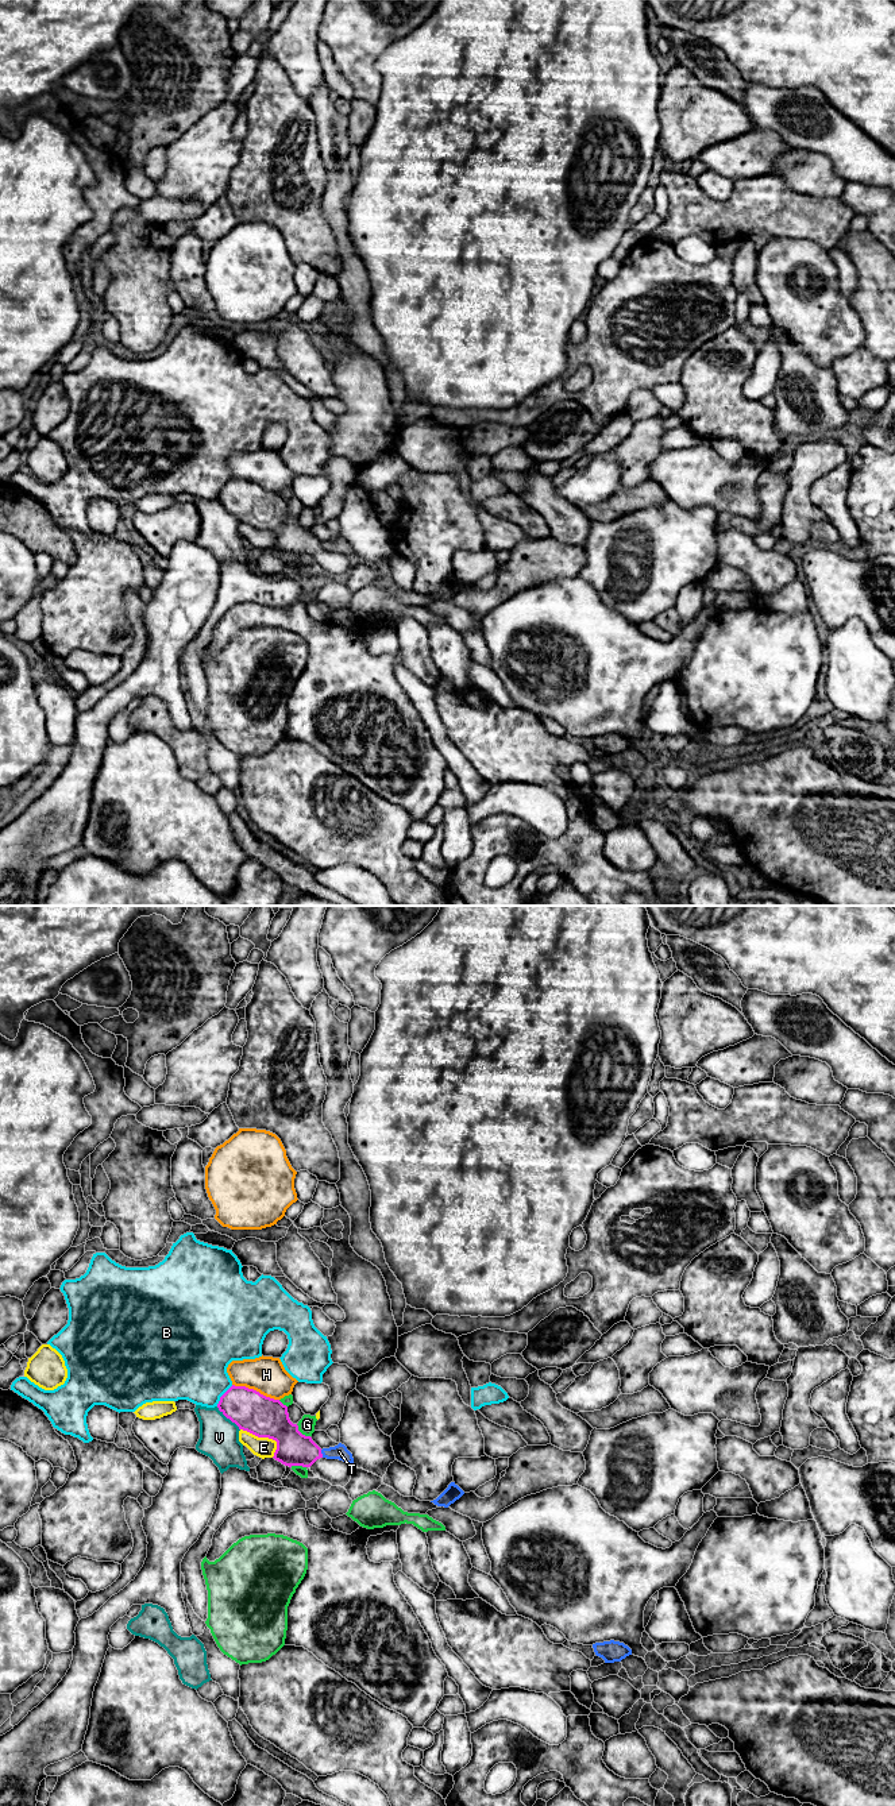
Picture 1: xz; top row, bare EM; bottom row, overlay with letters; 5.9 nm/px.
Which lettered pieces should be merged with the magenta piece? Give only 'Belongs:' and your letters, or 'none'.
Belongs: none

